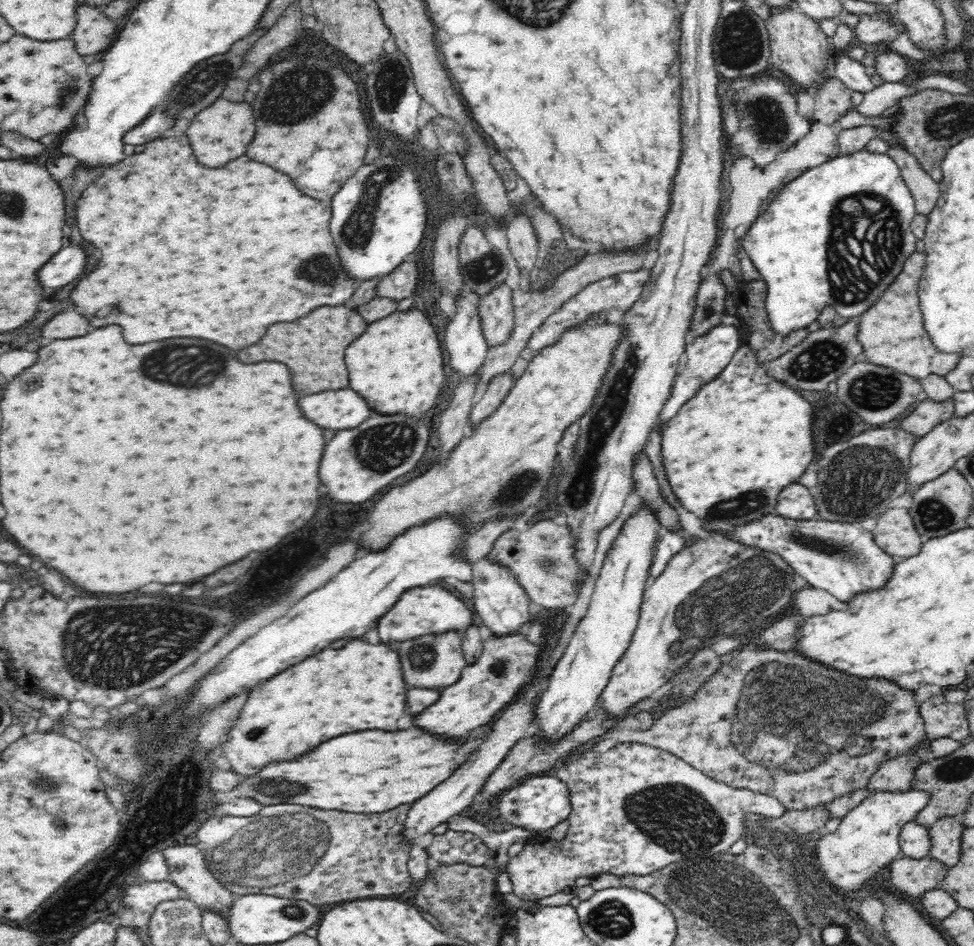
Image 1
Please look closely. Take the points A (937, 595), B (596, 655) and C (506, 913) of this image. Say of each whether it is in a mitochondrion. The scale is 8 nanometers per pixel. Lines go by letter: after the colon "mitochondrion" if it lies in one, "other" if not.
A: other
B: other
C: other

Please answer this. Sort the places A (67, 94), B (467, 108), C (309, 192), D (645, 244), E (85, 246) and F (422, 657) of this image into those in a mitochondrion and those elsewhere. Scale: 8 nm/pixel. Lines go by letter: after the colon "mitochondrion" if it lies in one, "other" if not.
A: mitochondrion
B: other
C: other
D: other
E: other
F: mitochondrion

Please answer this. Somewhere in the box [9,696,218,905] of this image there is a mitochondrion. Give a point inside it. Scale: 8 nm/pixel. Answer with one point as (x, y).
(38, 778)

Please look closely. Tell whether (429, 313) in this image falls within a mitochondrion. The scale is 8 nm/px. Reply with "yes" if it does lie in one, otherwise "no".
no

